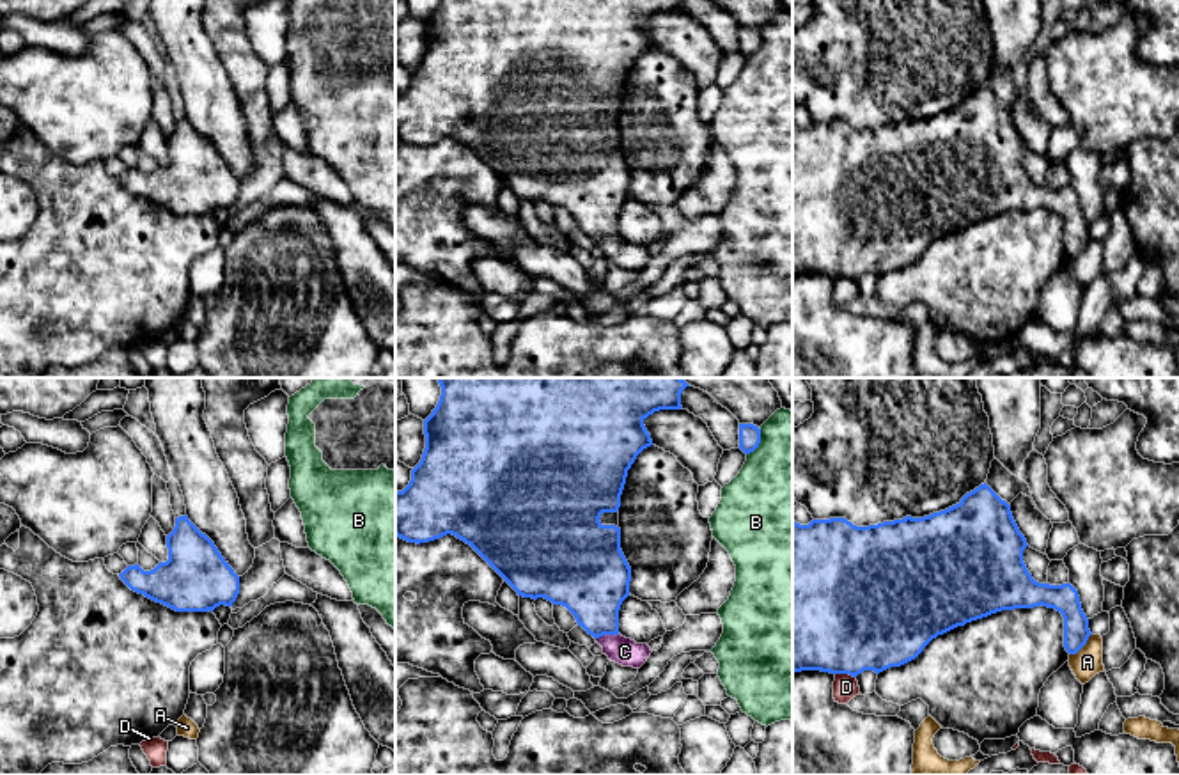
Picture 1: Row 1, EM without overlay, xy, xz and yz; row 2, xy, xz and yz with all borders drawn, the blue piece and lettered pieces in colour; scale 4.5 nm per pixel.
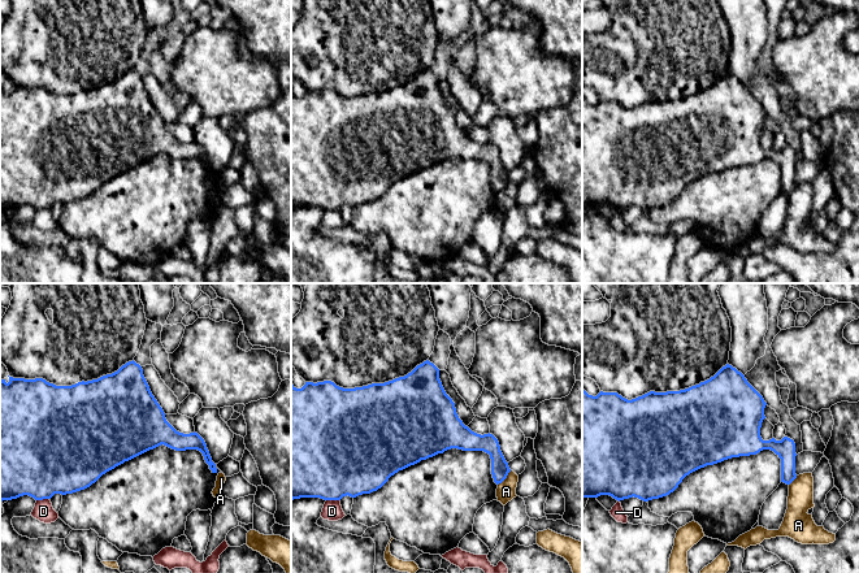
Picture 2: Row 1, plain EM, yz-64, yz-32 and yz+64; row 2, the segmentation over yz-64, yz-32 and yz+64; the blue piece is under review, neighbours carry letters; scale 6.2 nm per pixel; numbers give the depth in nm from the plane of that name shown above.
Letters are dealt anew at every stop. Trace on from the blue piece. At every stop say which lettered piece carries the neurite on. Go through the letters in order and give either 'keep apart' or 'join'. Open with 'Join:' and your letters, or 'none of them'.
Join: C
A: keep apart
B: keep apart
C: join
D: keep apart

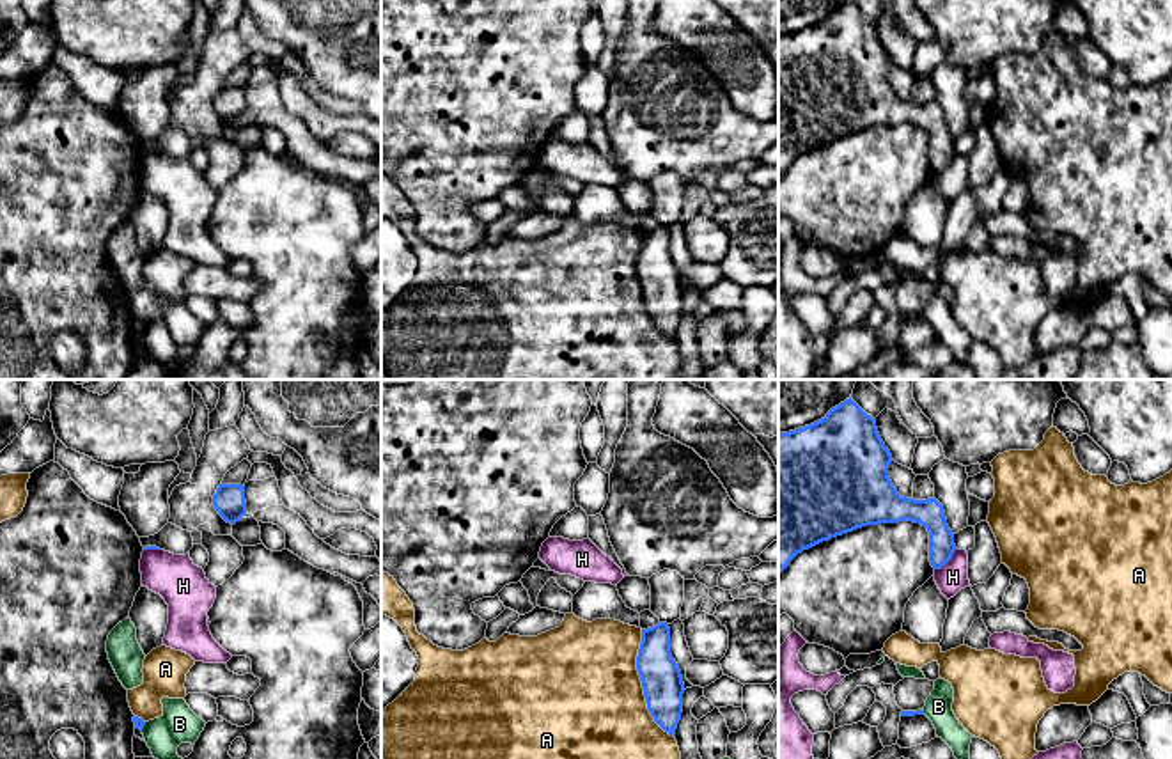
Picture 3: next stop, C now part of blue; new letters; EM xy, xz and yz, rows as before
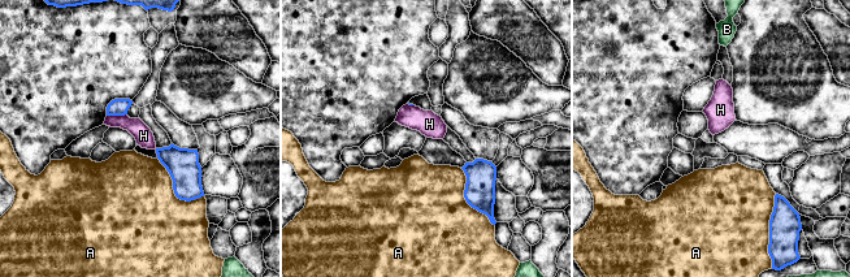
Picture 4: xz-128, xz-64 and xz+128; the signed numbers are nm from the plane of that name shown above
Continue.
Join: none of them
A: keep apart
B: keep apart
H: keep apart

